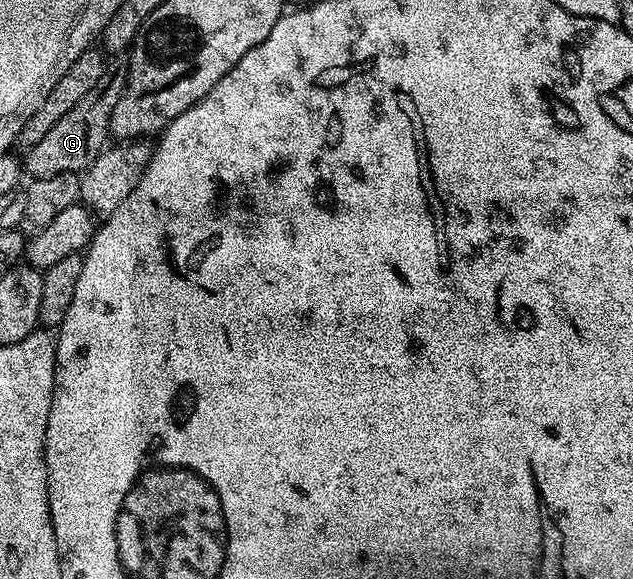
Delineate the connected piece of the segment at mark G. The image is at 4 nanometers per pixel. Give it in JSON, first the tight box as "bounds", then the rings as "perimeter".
{"bounds":[26,54,127,179],"perimeter":[[[112,54],[106,60],[101,81],[97,81],[97,85],[93,85],[93,89],[89,89],[89,93],[85,93],[85,97],[81,97],[81,101],[77,101],[77,105],[73,105],[73,109],[69,109],[69,113],[65,113],[65,117],[61,117],[61,121],[57,121],[53,129],[49,129],[49,133],[45,133],[45,137],[41,137],[37,145],[26,148],[26,174],[31,179],[44,179],[70,171],[76,173],[86,171],[87,166],[96,159],[99,152],[108,146],[113,109],[117,109],[117,101],[126,84],[127,55]]]}

